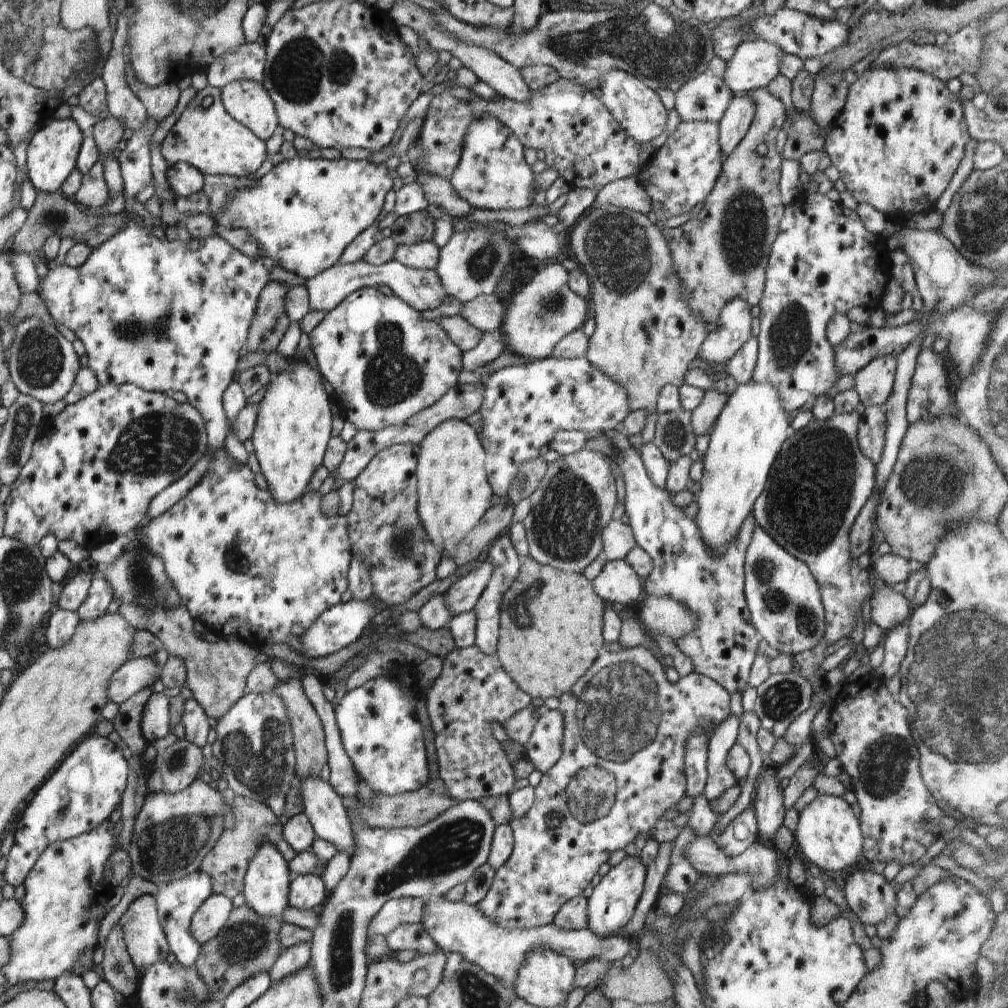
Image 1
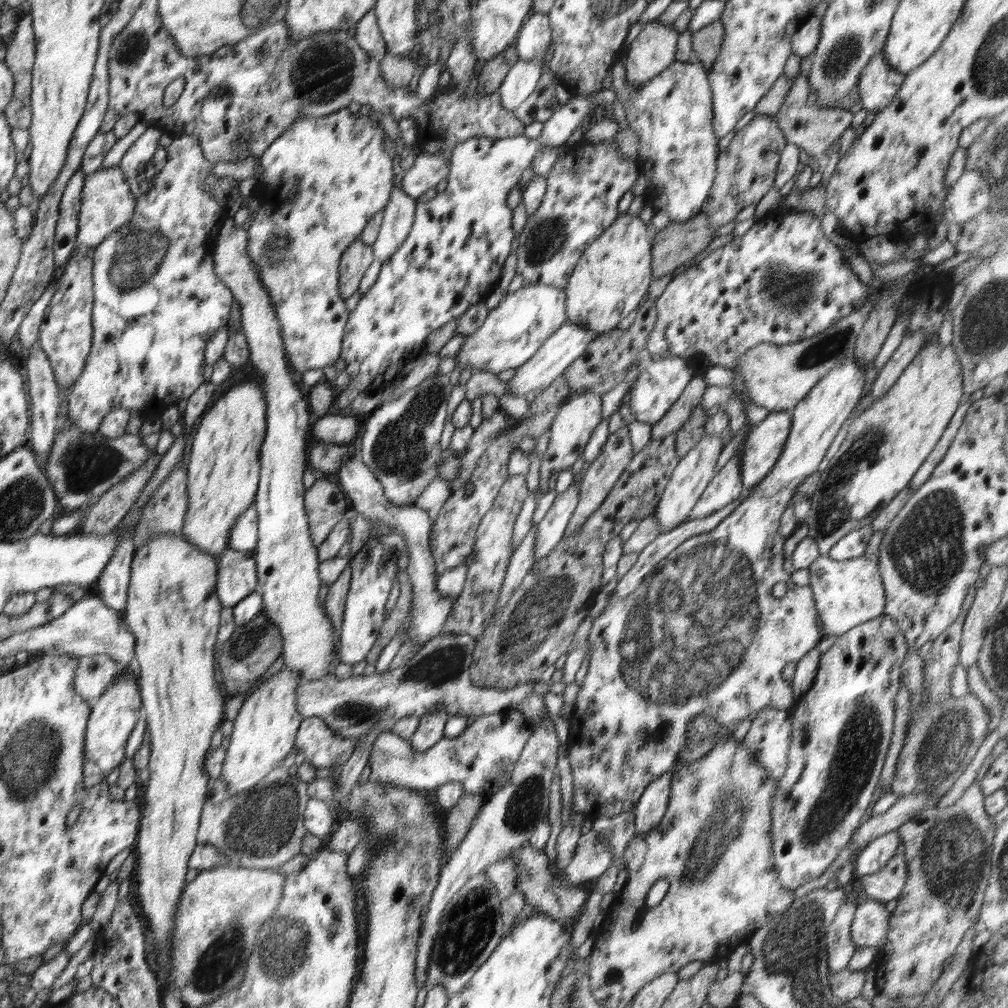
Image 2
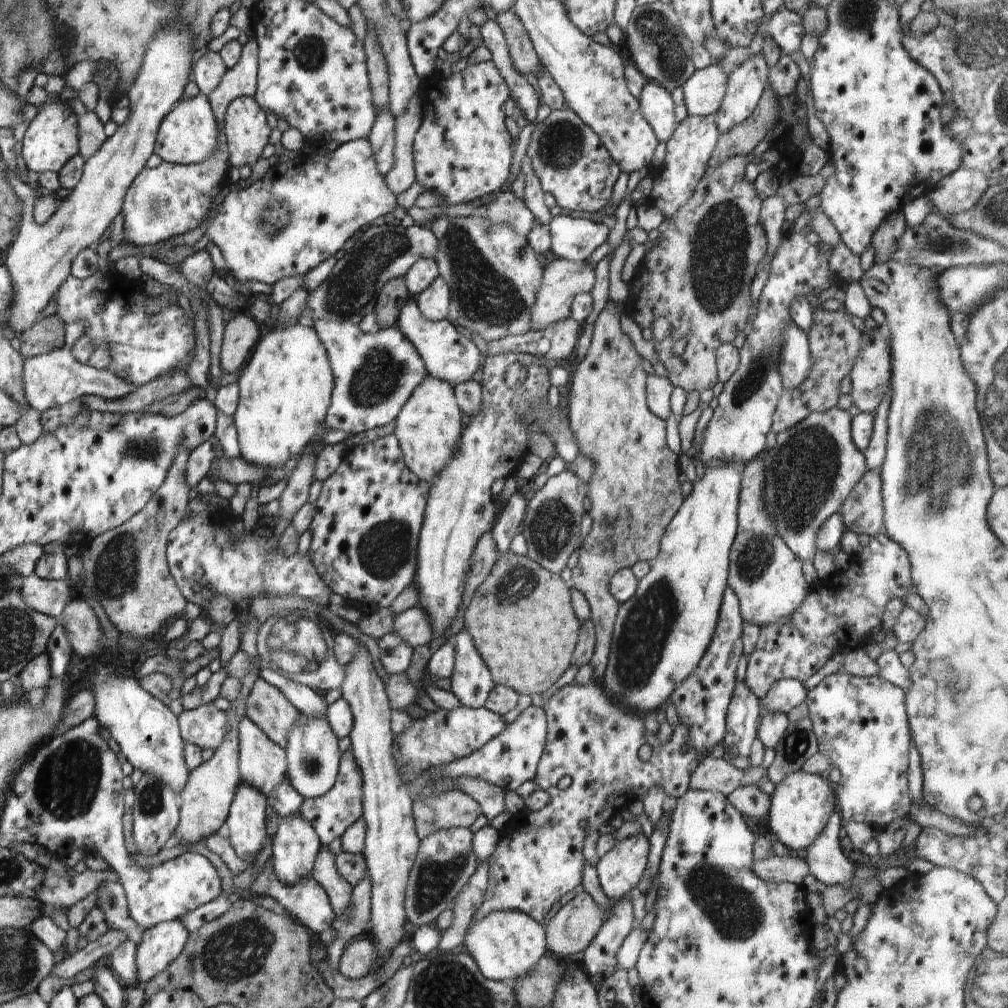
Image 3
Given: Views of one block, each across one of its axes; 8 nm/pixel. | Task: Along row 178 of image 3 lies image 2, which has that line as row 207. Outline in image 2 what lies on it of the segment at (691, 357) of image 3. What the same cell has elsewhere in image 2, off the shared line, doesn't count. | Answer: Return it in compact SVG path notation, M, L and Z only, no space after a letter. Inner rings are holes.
M756 116L740 131L734 132L730 145L720 151L716 166L716 178L701 212L708 217L710 228L718 230L734 220L741 210L750 204L757 204L772 185L782 150L787 146L786 137L778 128L778 122L771 116Z

